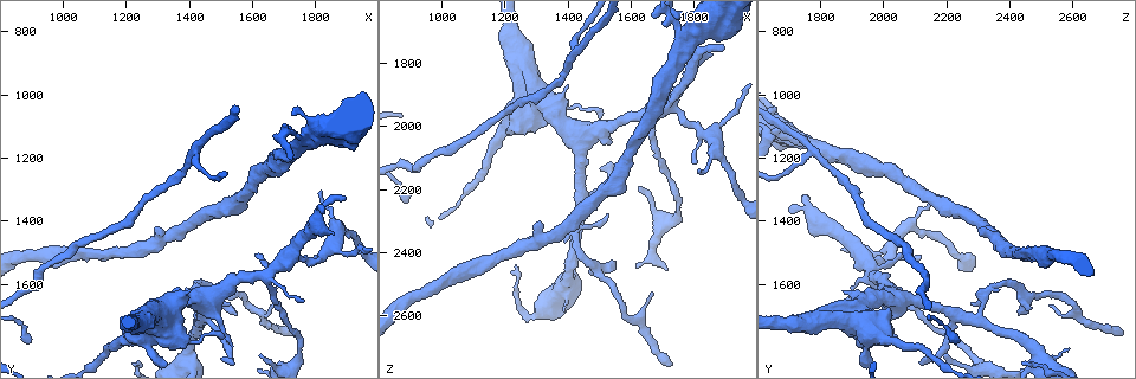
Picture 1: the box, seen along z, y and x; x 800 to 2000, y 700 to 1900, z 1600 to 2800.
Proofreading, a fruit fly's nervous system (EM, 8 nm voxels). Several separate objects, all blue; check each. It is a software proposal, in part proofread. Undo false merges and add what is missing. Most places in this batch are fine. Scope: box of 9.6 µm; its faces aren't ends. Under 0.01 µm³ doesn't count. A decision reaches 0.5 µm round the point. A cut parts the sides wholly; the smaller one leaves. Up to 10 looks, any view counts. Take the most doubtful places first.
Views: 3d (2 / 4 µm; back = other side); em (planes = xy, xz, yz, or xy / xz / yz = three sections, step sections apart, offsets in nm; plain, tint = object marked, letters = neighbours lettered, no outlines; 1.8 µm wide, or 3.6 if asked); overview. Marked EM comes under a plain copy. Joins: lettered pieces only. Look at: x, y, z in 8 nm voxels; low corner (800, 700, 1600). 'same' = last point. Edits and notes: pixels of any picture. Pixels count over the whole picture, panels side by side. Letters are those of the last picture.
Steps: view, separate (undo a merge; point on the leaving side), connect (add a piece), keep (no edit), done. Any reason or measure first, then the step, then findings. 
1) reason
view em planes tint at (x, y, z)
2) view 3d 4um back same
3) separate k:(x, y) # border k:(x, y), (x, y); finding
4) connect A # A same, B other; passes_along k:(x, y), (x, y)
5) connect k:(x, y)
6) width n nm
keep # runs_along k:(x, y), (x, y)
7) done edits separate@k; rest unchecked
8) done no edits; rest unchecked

view 3d 4um at (1640, 1570, 1960)

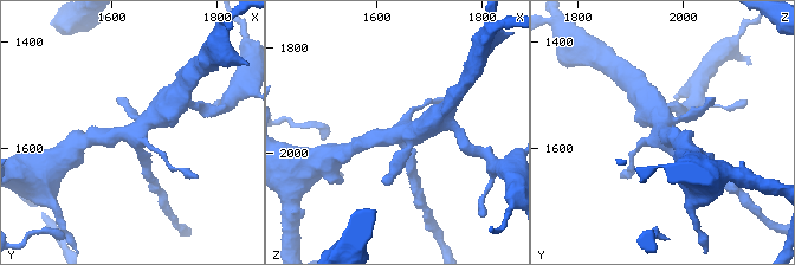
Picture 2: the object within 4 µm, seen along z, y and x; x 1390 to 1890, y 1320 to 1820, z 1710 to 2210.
view em planes tint at (1640, 1585, 1970)

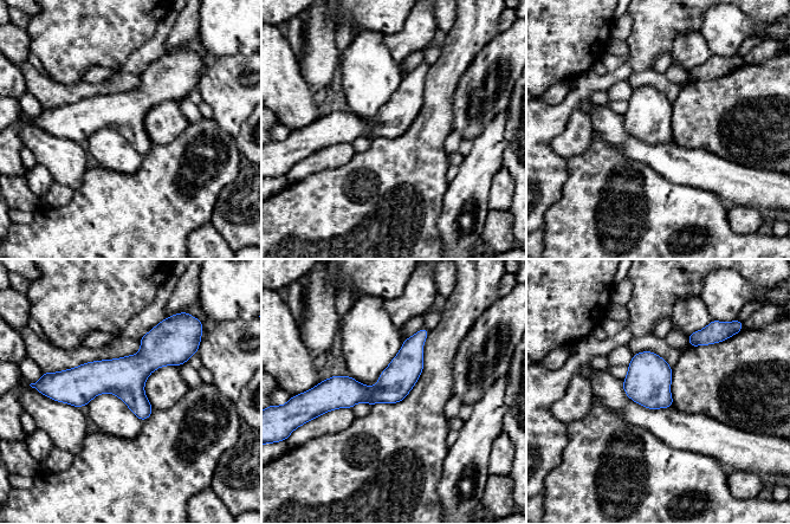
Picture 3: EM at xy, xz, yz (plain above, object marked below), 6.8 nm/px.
view em planes letters same

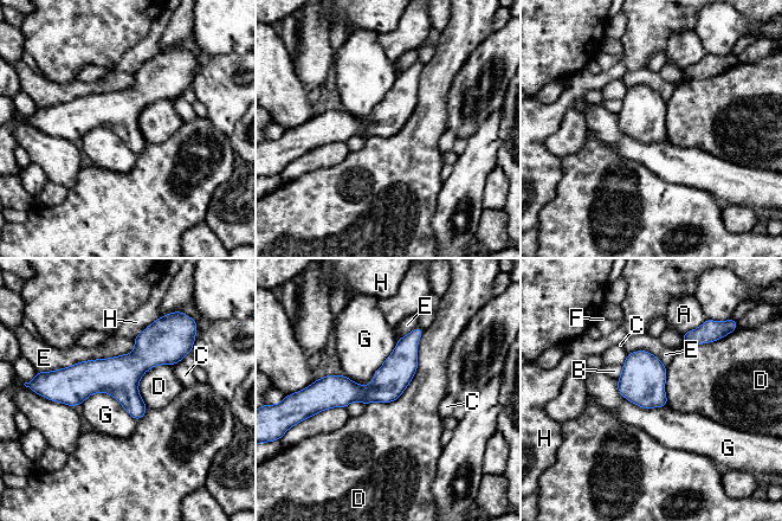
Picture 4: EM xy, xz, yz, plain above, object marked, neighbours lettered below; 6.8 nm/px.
longest_contact E 650 nm
keep # A other, B other, C other, D other, E other, F other, G other, H other; runs_along 4:(182, 353), (52, 385); all the same neuron

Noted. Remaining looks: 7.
an open end
view em planes letters at (1860, 1450, 1770)

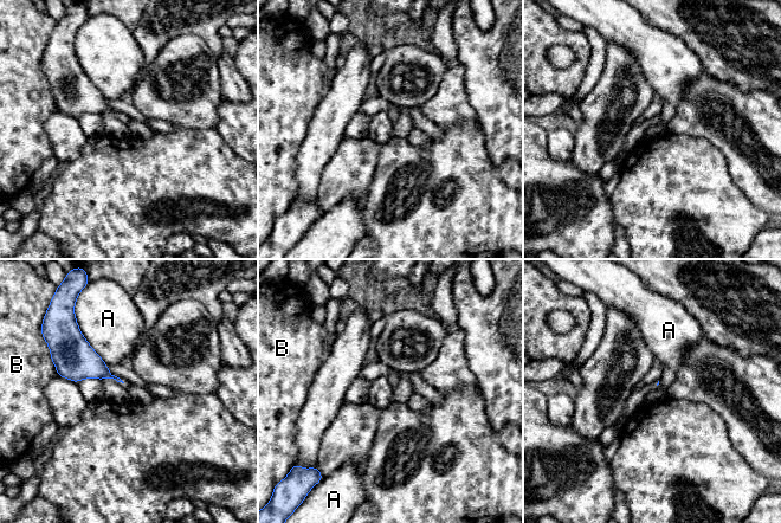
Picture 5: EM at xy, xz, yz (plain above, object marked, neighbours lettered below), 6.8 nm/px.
longest_contact A 320 nm
keep # A other, B other; border 5:(77, 325), (84, 339), (104, 362); no lettered piece goes on from it

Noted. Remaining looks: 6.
view em planes tint at (1420, 1170, 1780)

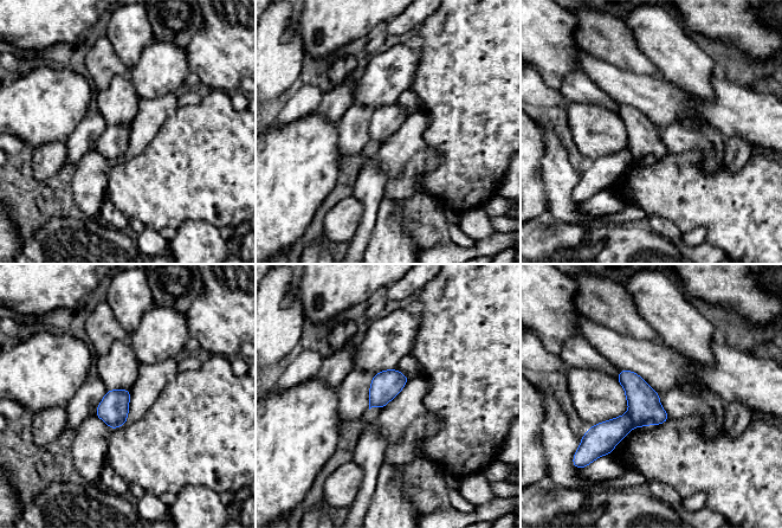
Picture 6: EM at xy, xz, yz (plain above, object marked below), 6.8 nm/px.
view em planes letters same

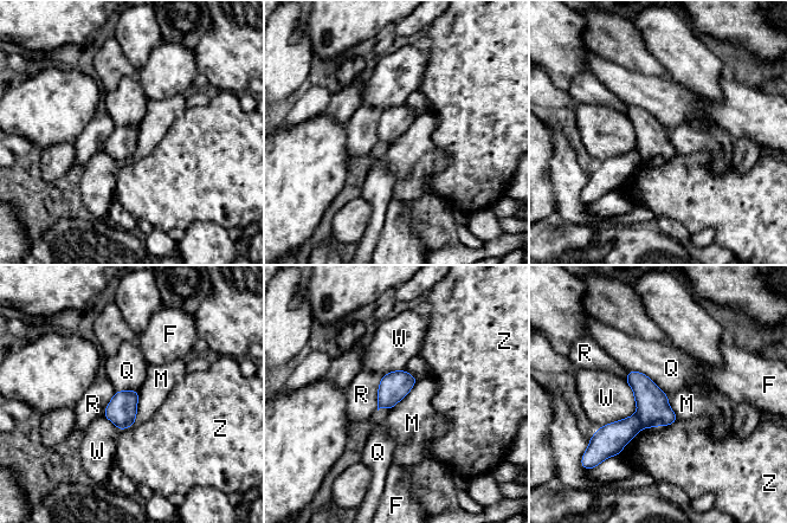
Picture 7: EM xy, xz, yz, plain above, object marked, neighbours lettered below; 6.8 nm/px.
longest_contact Z 480 nm
separate 7:(652, 405) # F other, M other, Q other, R other, W other, Z other; border 7:(637, 413), (644, 426); two neurons meet here

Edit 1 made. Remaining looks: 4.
view overview

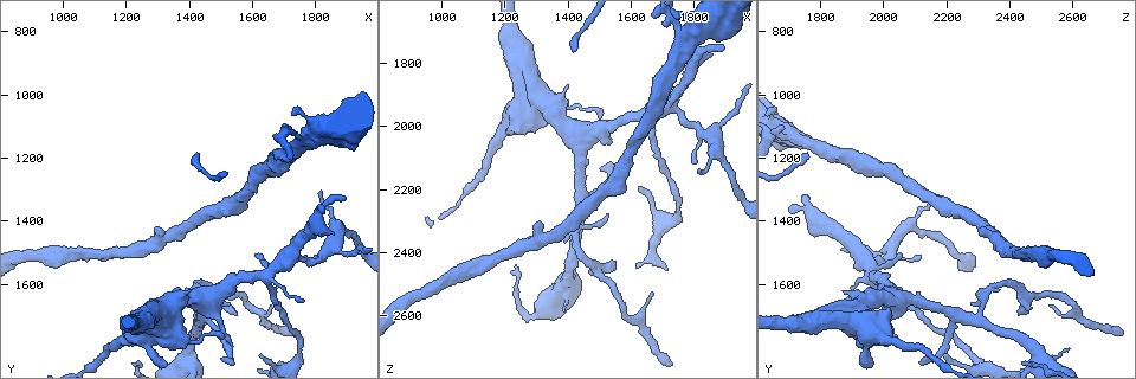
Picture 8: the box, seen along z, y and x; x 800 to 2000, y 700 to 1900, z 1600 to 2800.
sudden change in width
view 3d 2um at (1760, 1140, 1690)

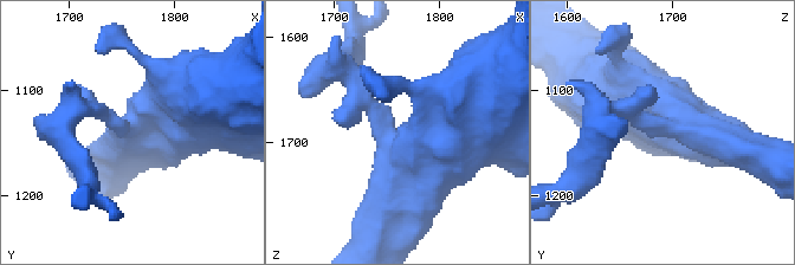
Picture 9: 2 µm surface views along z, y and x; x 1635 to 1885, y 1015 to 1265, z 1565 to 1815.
arms 3; arm_widths 200, 300, 550 nm
view em xz step 8 tint at (1756, 1134, 1698)

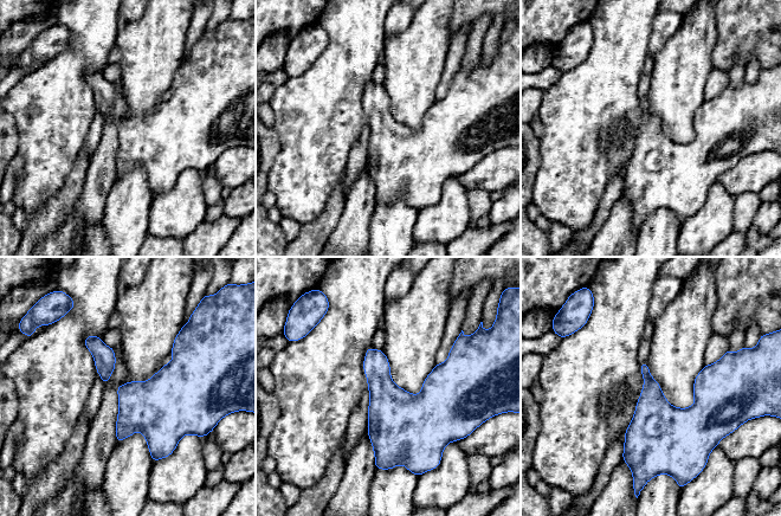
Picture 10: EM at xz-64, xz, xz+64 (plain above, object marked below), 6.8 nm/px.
another direction
view em planes letters same

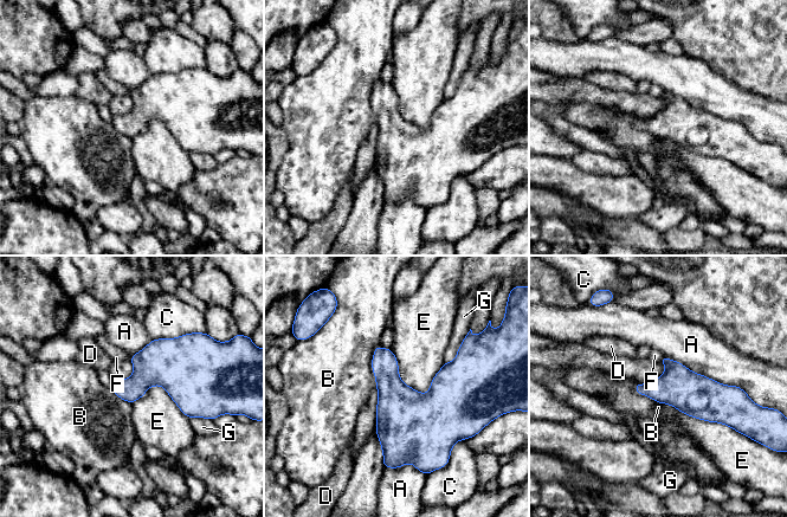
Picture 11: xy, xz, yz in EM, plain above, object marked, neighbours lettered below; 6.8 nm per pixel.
width 200 nm
keep # A other, B other, C other, D other, E other, F other, G other; all the same neuron

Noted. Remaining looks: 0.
done edits separate@7; rest unchecked

